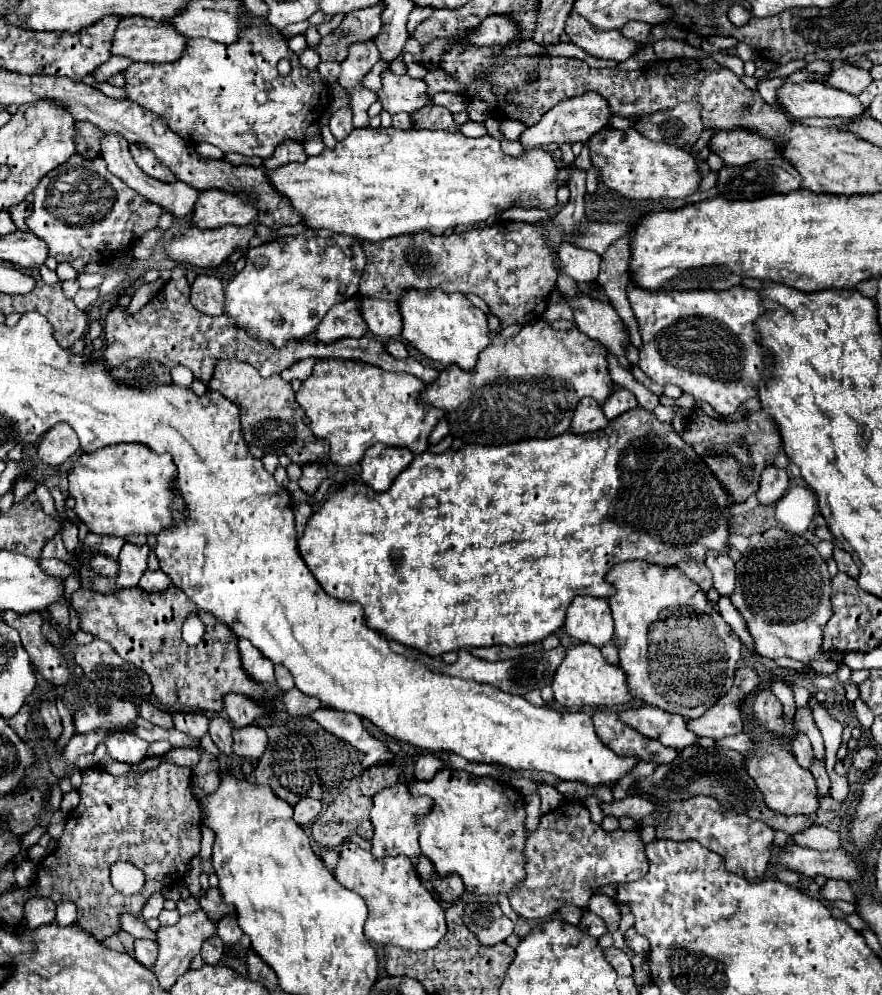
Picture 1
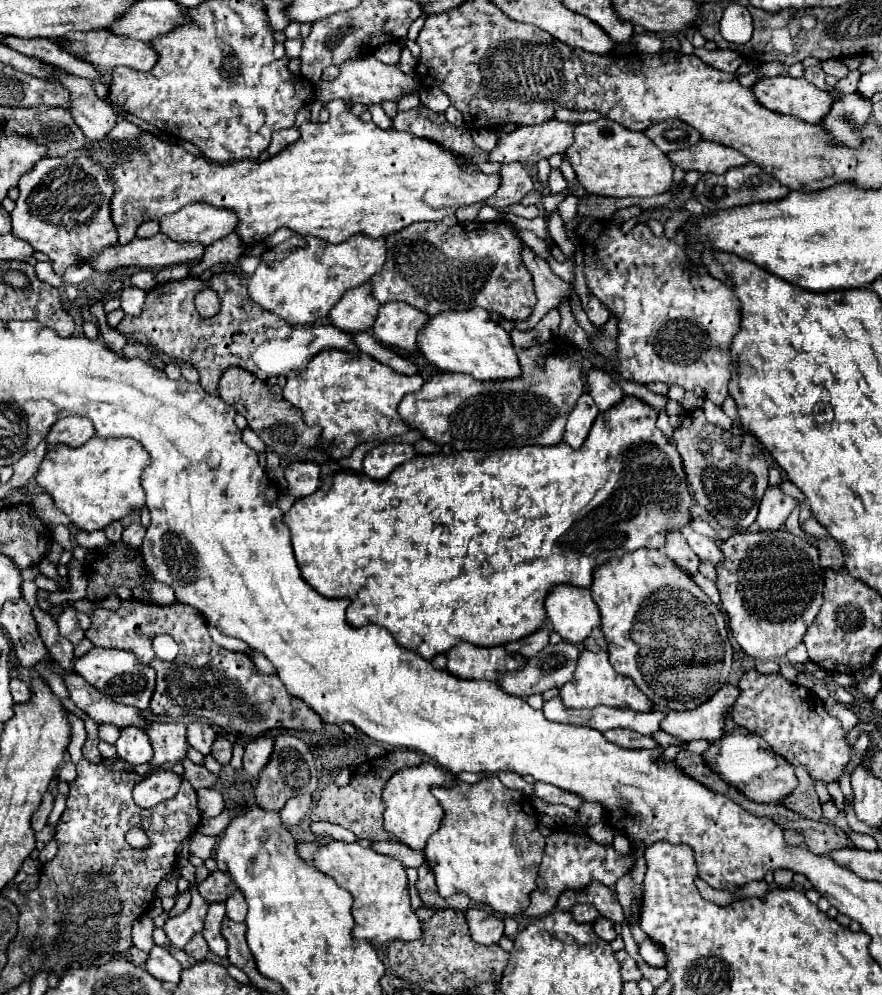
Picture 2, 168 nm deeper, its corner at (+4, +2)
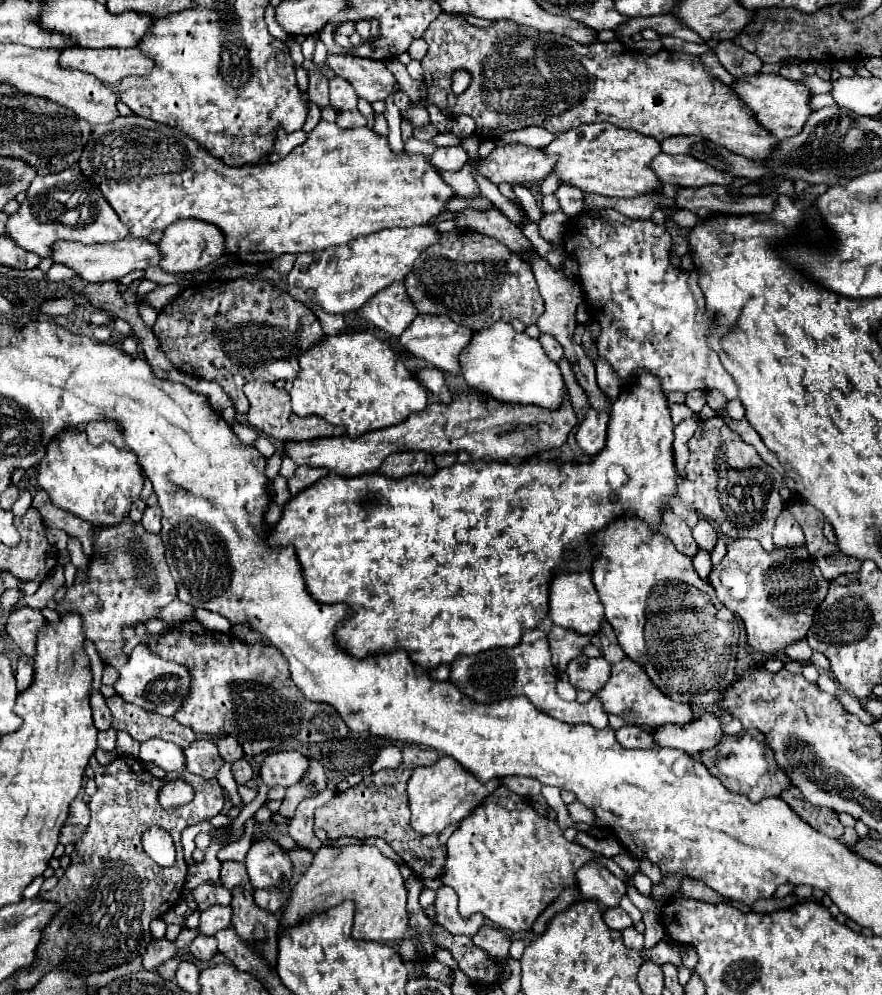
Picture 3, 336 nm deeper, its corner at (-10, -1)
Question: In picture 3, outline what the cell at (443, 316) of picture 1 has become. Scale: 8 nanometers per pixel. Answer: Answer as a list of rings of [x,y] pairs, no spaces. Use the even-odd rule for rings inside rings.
[[[496,321],[472,333],[470,343],[460,353],[460,369],[472,389],[484,391],[498,401],[556,409],[568,391],[558,365],[548,359],[542,345],[526,333],[516,333],[506,321]]]

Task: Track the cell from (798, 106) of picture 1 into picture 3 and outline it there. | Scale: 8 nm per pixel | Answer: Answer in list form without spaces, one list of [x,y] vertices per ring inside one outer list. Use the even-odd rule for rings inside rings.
[[[748,75],[738,79],[732,87],[752,109],[758,123],[764,129],[770,129],[770,133],[774,133],[778,139],[788,139],[798,135],[806,125],[806,119],[812,115],[810,107],[812,93],[808,91],[806,85],[802,85],[802,81],[790,81],[782,75]]]

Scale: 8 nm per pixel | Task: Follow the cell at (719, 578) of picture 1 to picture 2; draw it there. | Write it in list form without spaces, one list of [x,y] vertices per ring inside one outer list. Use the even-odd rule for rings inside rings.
[[[688,532],[688,544],[690,548],[694,550],[694,554],[700,558],[700,560],[710,560],[712,564],[718,564],[724,556],[720,552],[720,548],[716,546],[716,542],[708,536],[702,536],[702,534],[696,534],[696,532]]]

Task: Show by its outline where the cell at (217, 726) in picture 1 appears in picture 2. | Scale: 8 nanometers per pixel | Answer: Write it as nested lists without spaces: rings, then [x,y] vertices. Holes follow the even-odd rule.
[[[218,736],[218,740],[212,746],[212,756],[220,762],[220,764],[228,764],[232,758],[232,744],[226,740],[226,736]]]

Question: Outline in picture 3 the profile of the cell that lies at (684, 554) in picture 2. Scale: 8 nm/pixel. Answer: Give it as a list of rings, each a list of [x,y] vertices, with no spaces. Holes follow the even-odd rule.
[[[668,511],[664,515],[664,533],[672,539],[674,547],[680,553],[686,553],[688,557],[694,557],[698,553],[698,545],[690,533],[690,527],[686,525],[684,519],[680,519],[676,513]]]

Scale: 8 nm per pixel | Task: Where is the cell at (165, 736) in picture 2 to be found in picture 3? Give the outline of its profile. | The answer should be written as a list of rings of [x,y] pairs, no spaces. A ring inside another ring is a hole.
[[[196,739],[194,743],[190,743],[190,747],[184,749],[184,755],[186,755],[186,769],[190,773],[202,775],[204,779],[216,777],[216,771],[224,765],[214,741],[210,739]]]

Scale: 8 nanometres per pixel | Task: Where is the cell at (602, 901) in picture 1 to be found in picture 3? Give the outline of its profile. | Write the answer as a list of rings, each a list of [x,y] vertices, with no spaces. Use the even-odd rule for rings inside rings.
[[[594,861],[582,865],[576,871],[576,879],[582,897],[588,901],[596,901],[602,907],[620,907],[620,899],[626,895],[626,883]]]

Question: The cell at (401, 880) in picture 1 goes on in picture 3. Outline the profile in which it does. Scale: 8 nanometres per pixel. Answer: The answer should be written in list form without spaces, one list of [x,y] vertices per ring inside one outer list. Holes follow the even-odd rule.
[[[366,843],[346,847],[322,845],[316,851],[310,869],[292,887],[290,901],[282,913],[282,923],[294,925],[310,911],[318,911],[320,907],[330,909],[344,899],[352,899],[356,903],[356,915],[352,925],[354,939],[378,943],[398,943],[406,939],[404,935],[410,921],[406,911],[408,891],[404,887],[400,867],[392,859],[384,857],[376,847]]]

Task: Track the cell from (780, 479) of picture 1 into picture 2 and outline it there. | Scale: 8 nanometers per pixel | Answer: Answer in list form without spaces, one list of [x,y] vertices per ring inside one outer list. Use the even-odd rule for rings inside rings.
[[[768,488],[762,502],[760,512],[756,518],[756,526],[766,532],[776,532],[786,524],[786,518],[796,508],[798,500],[782,494],[780,488]]]

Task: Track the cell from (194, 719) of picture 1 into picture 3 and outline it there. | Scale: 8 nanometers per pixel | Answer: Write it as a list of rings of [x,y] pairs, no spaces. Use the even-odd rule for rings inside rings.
[[[234,735],[218,737],[218,739],[216,739],[216,747],[218,747],[220,757],[222,757],[226,763],[232,763],[234,759],[238,759],[238,757],[244,755],[244,751],[242,751],[242,747],[240,747],[240,743],[236,741]]]

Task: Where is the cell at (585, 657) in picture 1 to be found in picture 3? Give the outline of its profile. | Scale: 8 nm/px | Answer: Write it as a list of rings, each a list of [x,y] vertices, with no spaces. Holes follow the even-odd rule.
[[[624,657],[622,661],[612,665],[610,679],[596,693],[596,697],[600,699],[606,713],[614,713],[614,715],[622,717],[628,725],[642,725],[642,723],[646,723],[646,725],[666,725],[666,723],[682,725],[682,723],[694,719],[690,705],[676,703],[676,701],[668,699],[666,695],[662,695],[658,691],[658,687],[654,687],[654,683],[650,683],[650,677],[646,675],[646,671],[642,671],[642,665],[634,663],[628,657]]]

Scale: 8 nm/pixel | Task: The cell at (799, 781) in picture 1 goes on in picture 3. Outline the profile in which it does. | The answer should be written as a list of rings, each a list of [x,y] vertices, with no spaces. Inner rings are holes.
[[[742,729],[738,735],[724,735],[722,741],[700,753],[700,761],[708,767],[710,775],[722,781],[732,793],[746,795],[750,801],[758,803],[764,797],[778,797],[782,791],[792,787],[790,775],[776,763],[774,751],[766,745],[764,735],[758,729]]]

